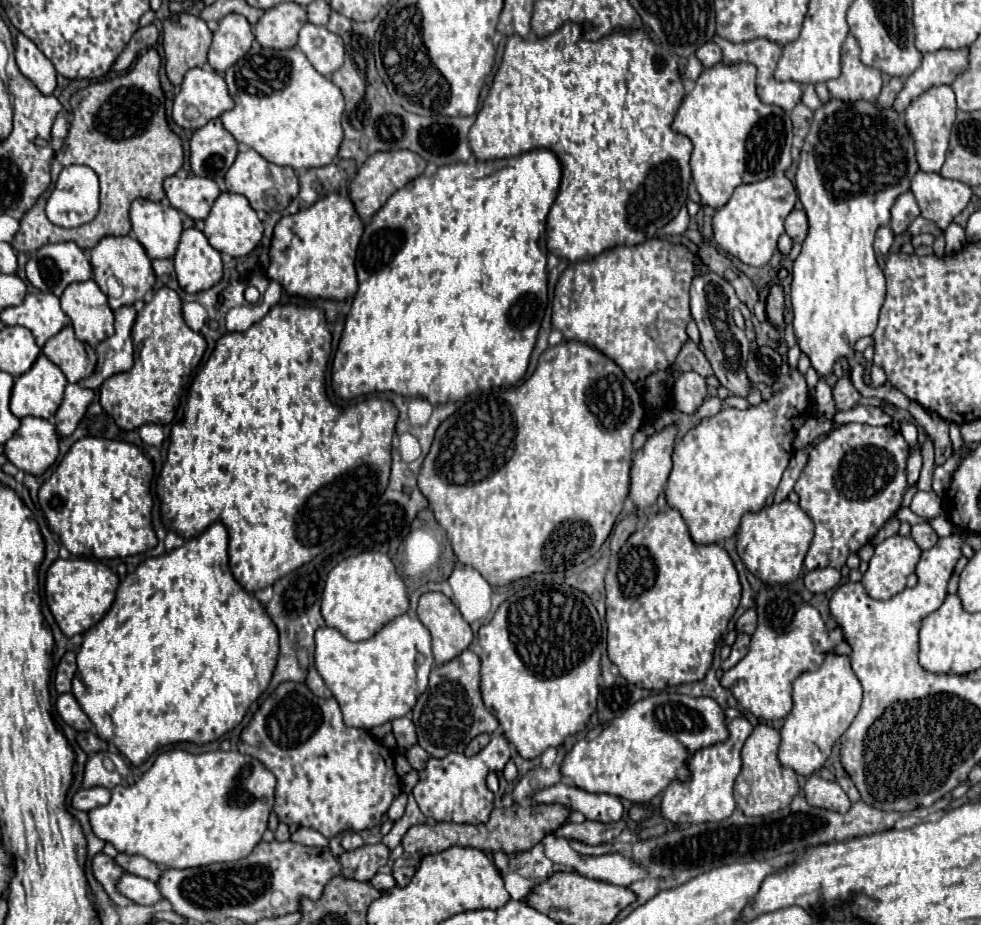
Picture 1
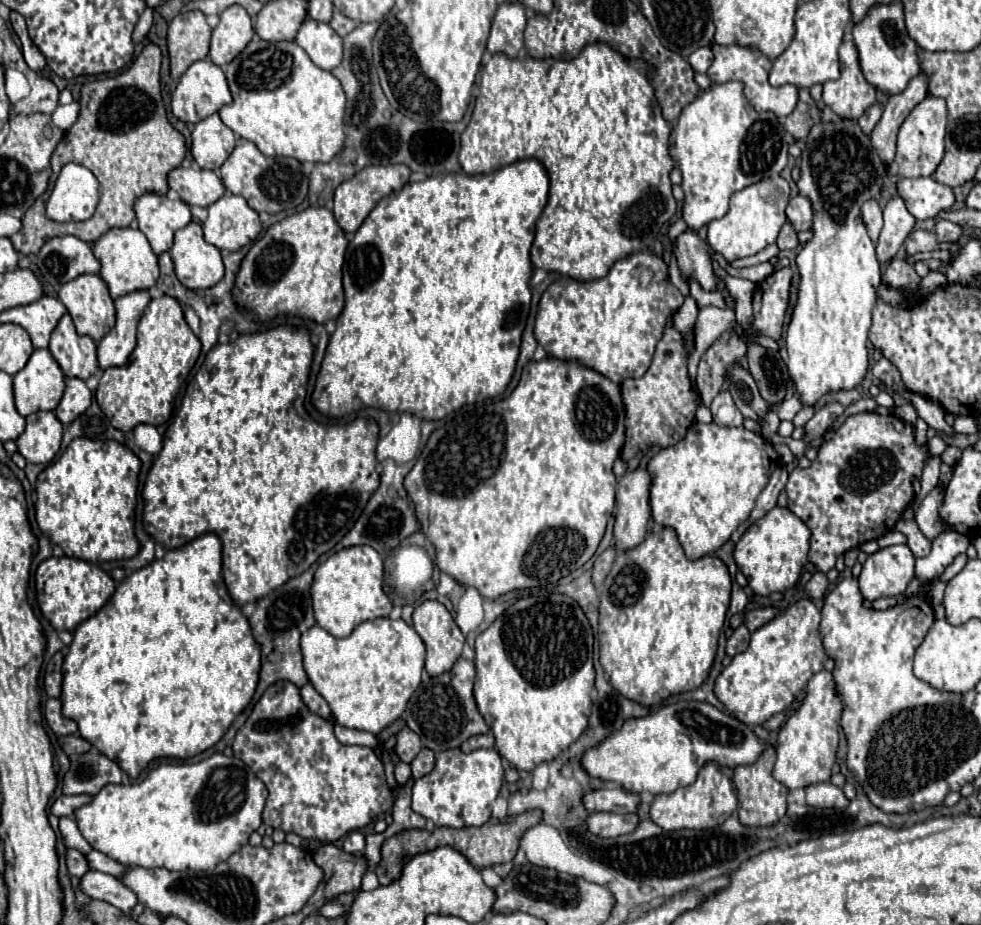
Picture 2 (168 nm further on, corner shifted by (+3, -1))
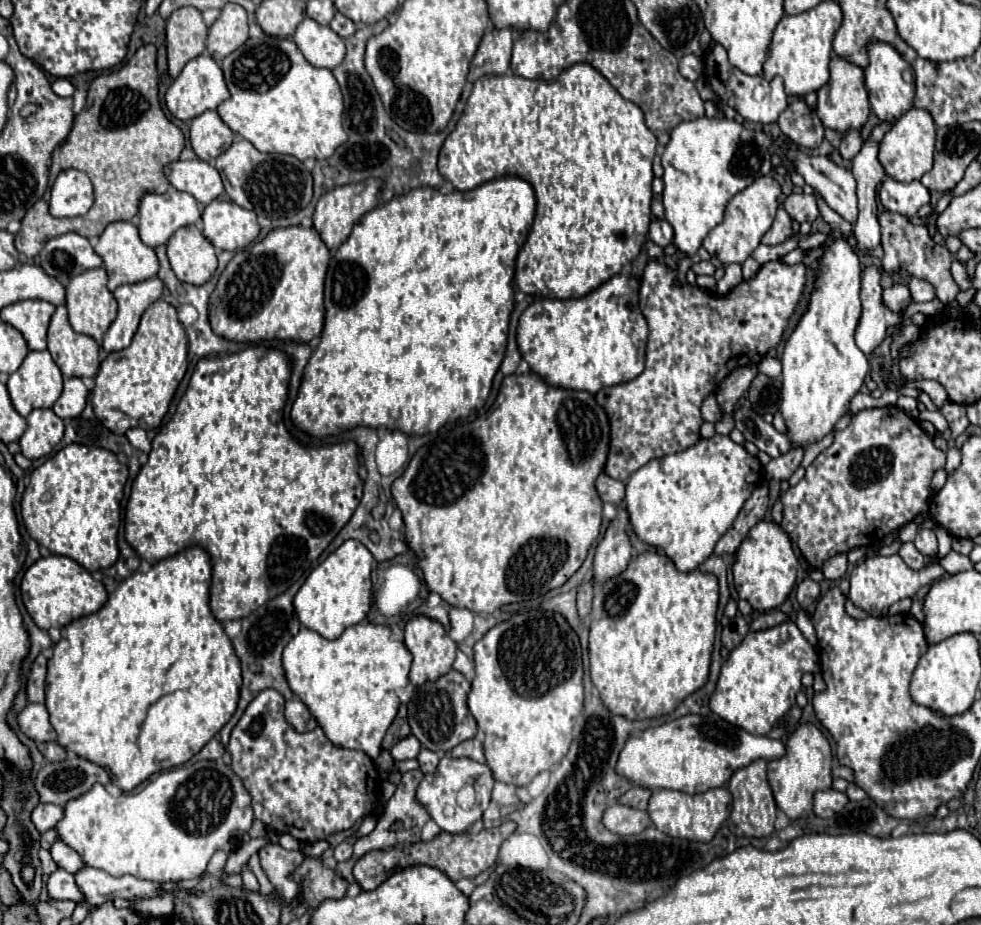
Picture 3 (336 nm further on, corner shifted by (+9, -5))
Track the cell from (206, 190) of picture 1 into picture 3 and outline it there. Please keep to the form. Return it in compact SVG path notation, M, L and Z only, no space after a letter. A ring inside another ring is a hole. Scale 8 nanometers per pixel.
M201 159L169 163L165 167L165 177L177 191L193 195L201 205L209 205L223 193L219 171Z

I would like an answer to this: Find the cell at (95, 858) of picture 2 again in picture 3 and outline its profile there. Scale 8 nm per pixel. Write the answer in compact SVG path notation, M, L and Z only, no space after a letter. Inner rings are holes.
M55 841L55 845L51 847L51 857L61 869L69 873L79 873L85 867L85 861L81 861L81 855L75 849L69 849L69 845L65 845L63 841Z

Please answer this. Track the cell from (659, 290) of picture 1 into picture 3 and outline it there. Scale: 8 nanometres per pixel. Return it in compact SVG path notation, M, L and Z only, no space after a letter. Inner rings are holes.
M615 275L609 281L601 283L597 289L593 289L591 293L587 293L585 297L579 297L579 299L537 299L533 305L529 305L519 319L517 343L519 343L521 355L529 363L531 371L539 373L549 385L557 385L557 387L563 387L563 389L581 389L581 391L589 391L589 393L597 393L603 387L611 387L611 385L619 385L619 383L627 383L627 381L637 379L643 373L643 367L645 367L645 343L647 343L647 335L649 335L647 321L645 321L645 317L643 317L643 313L639 311L639 305L637 305L639 287L641 287L641 281L637 277Z

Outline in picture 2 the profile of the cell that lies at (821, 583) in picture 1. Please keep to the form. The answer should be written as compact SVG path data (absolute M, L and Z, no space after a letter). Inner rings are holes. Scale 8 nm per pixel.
M817 571L817 573L813 573L813 577L807 581L805 593L807 593L811 599L821 599L821 597L825 595L825 591L827 591L827 585L829 585L827 577L825 577L821 571Z

